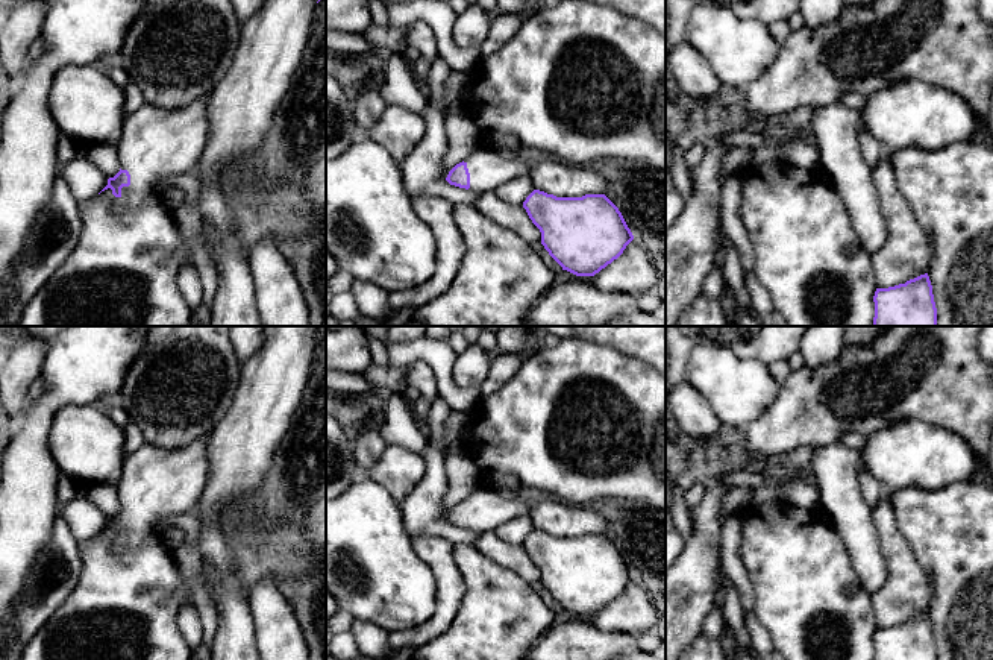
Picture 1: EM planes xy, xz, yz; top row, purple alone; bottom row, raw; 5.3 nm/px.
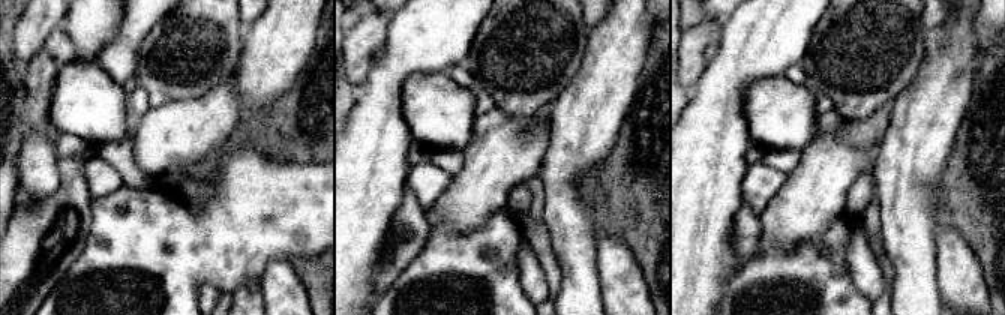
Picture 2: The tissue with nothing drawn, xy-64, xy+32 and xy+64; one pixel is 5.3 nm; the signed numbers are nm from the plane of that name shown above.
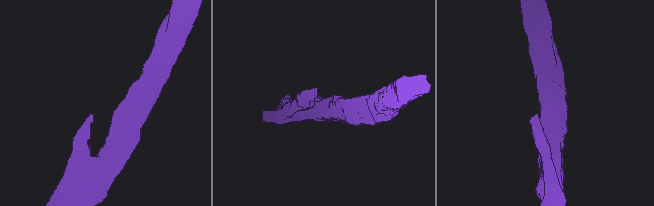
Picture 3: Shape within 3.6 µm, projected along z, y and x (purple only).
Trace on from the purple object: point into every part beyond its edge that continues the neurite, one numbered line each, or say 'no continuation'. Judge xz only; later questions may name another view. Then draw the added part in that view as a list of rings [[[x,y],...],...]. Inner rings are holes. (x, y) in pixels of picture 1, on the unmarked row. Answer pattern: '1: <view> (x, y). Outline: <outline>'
1: xz (488, 507). Outline: [[[481,482],[465,499],[470,513],[470,531],[496,531],[511,519],[529,514],[532,504],[520,496],[506,496],[500,489]]]

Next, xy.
1: xy (156, 481). Outline: [[[209,435],[183,448],[161,448],[144,443],[138,451],[127,454],[123,475],[117,482],[120,508],[130,514],[130,525],[121,528],[124,545],[135,548],[147,539],[161,537],[159,522],[167,516],[191,511],[199,504],[209,473]]]

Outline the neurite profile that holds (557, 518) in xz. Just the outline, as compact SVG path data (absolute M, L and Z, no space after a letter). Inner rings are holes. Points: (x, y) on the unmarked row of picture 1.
M543 501L529 513L535 530L556 537L605 534L606 519L588 505L570 505L561 501Z

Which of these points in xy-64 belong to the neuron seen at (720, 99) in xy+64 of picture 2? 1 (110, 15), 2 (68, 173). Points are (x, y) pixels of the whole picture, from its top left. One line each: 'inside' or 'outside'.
1: inside
2: outside

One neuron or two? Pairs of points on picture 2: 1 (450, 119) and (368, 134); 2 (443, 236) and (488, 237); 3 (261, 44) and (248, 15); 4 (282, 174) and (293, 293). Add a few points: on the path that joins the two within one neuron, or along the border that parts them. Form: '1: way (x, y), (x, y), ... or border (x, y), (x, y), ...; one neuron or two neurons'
1: border (401, 92), (402, 117), (414, 140); two neurons
2: way (453, 240), (477, 240); one neuron
3: border (261, 15), (246, 27); two neurons
4: border (288, 260), (272, 260), (266, 266), (260, 282); two neurons

